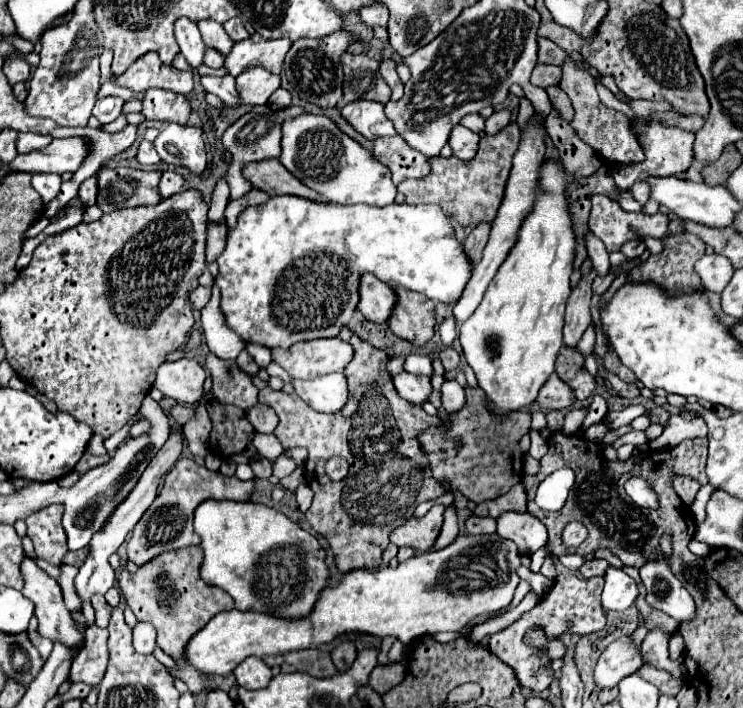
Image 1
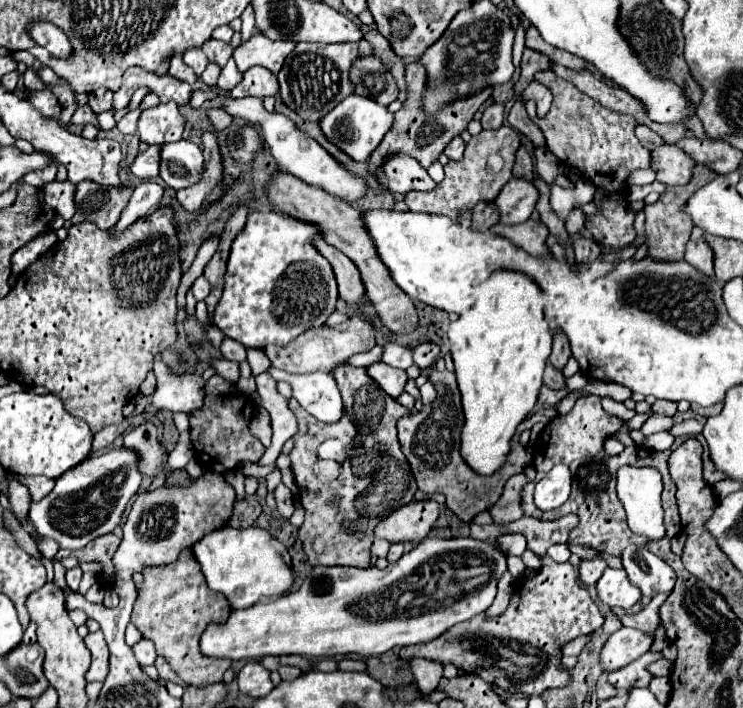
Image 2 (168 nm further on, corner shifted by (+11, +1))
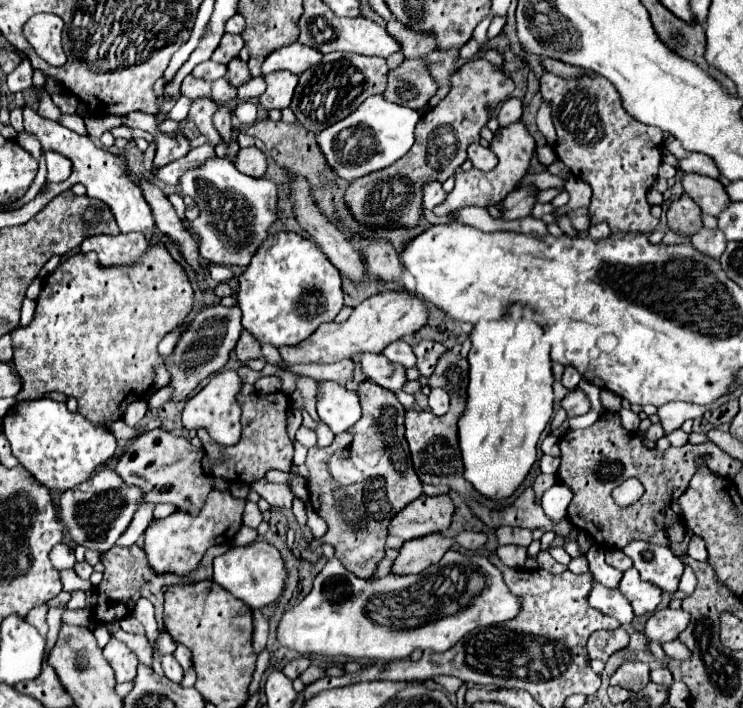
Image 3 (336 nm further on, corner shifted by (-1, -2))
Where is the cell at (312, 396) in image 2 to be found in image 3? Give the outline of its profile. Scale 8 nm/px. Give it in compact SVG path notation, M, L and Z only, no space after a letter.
M322 382L320 392L318 416L334 434L346 432L360 420L358 394L342 388L338 382Z

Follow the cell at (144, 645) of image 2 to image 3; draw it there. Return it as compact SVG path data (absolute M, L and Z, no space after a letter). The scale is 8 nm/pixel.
M164 656L162 658L162 670L164 670L164 676L168 678L168 680L172 680L174 684L180 684L182 682L182 678L184 678L184 670L182 670L182 666L176 662L176 658L174 656Z

